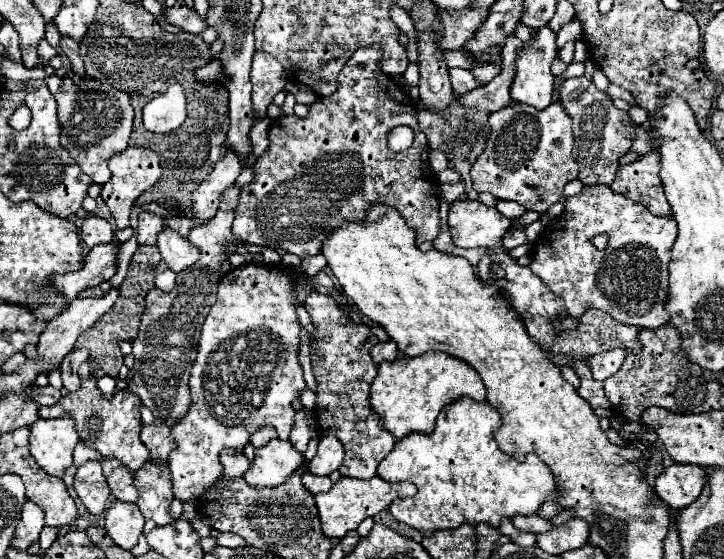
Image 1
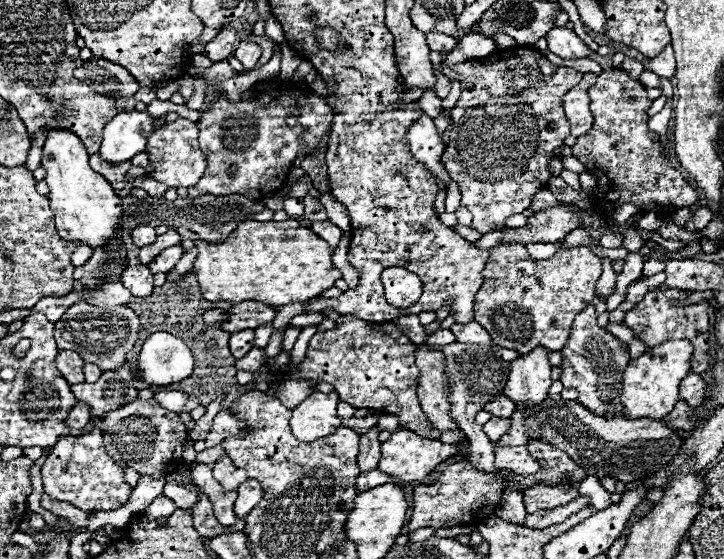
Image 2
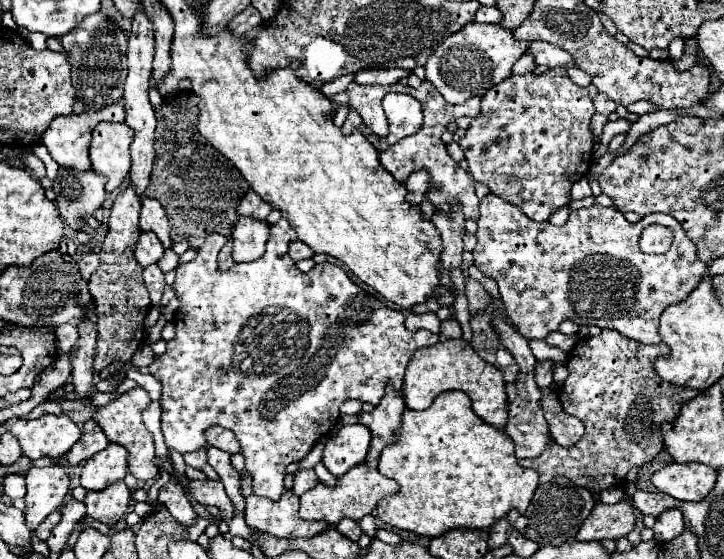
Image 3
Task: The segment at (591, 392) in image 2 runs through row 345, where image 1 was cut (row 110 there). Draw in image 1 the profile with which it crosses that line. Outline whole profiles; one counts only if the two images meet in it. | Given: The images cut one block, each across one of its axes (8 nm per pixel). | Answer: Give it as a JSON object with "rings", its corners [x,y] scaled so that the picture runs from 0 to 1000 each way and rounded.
{"rings":[[[801,136],[801,140],[785,140],[773,150],[773,179],[779,197],[790,211],[790,233],[793,233],[793,286],[801,297],[798,322],[804,322],[809,333],[823,329],[845,329],[851,304],[854,304],[854,283],[870,268],[876,229],[862,197],[848,193],[845,175],[834,165],[829,165],[818,143]]]}

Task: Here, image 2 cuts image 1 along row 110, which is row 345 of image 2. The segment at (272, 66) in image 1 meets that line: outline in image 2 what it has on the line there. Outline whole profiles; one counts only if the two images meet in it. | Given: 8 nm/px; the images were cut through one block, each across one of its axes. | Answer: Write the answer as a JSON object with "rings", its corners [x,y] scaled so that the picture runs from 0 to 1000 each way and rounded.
{"rings":[[[376,576],[373,580],[362,580],[362,587],[354,587],[354,605],[351,605],[351,619],[354,623],[367,623],[373,597],[376,597]]]}

